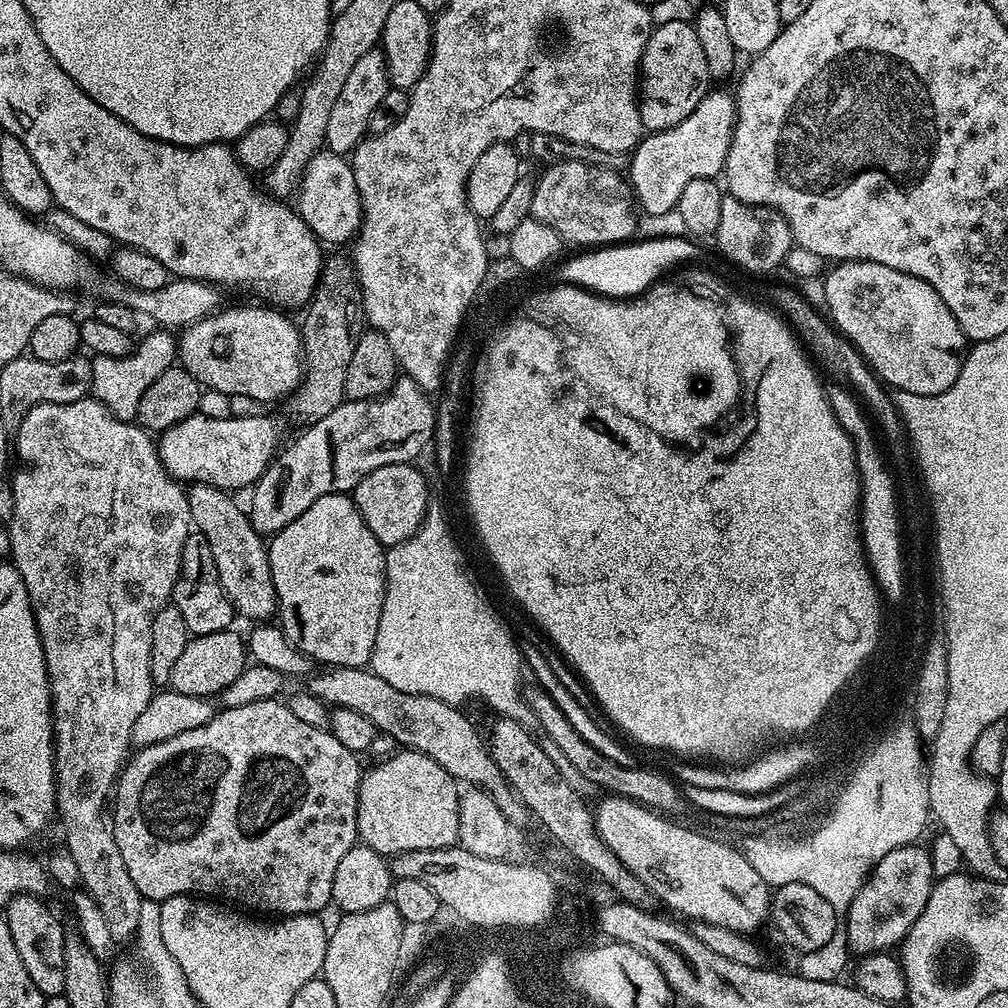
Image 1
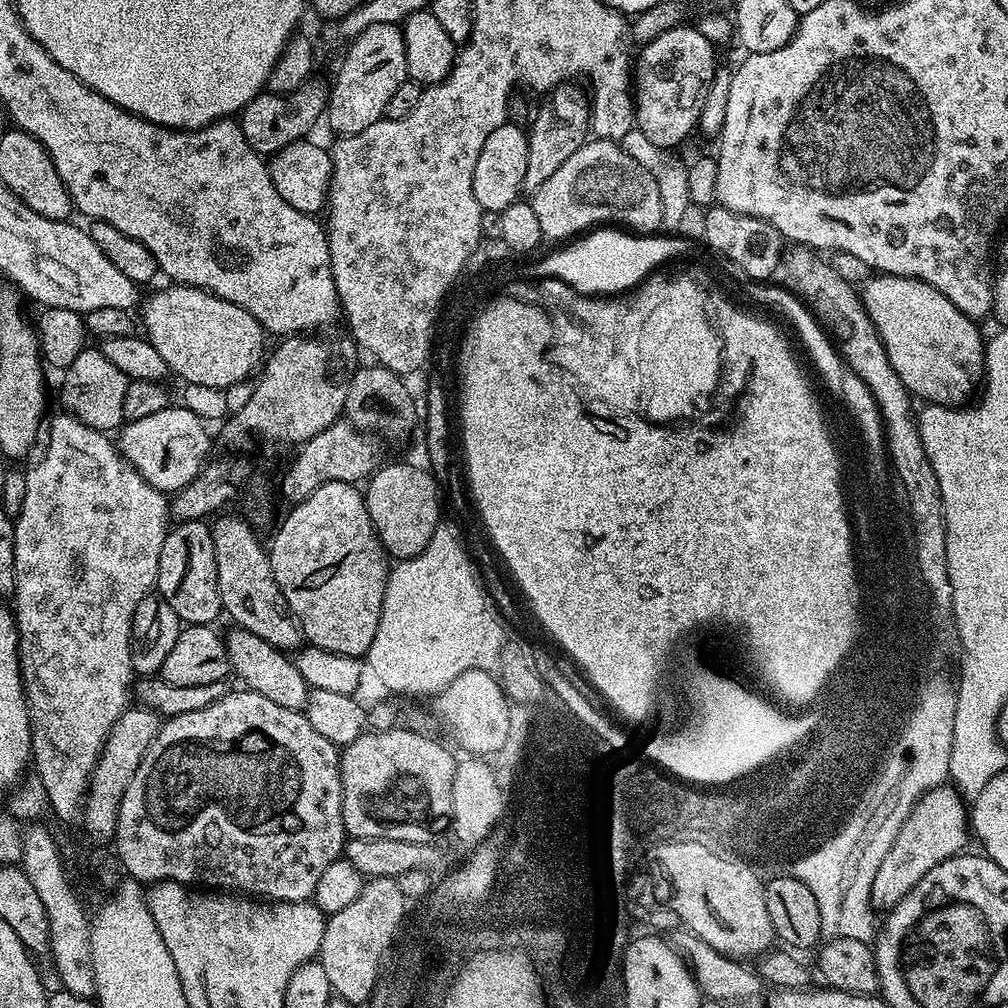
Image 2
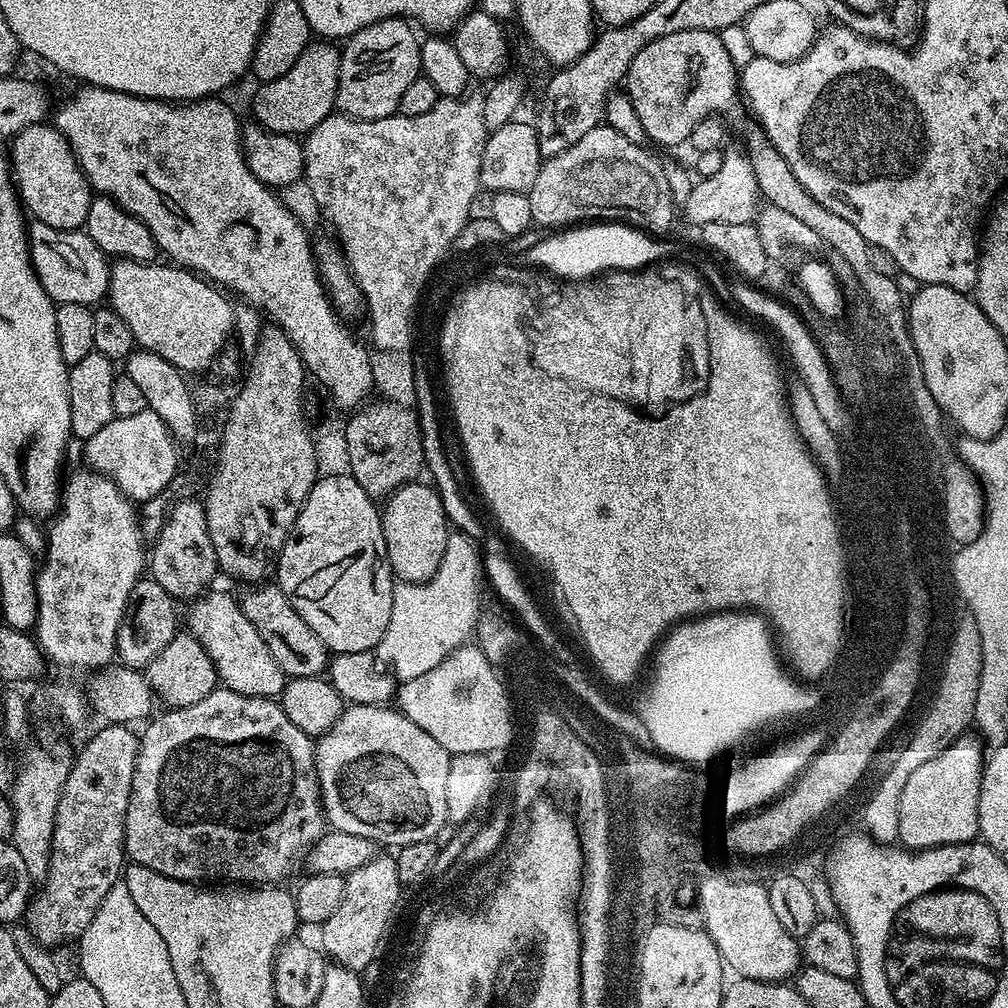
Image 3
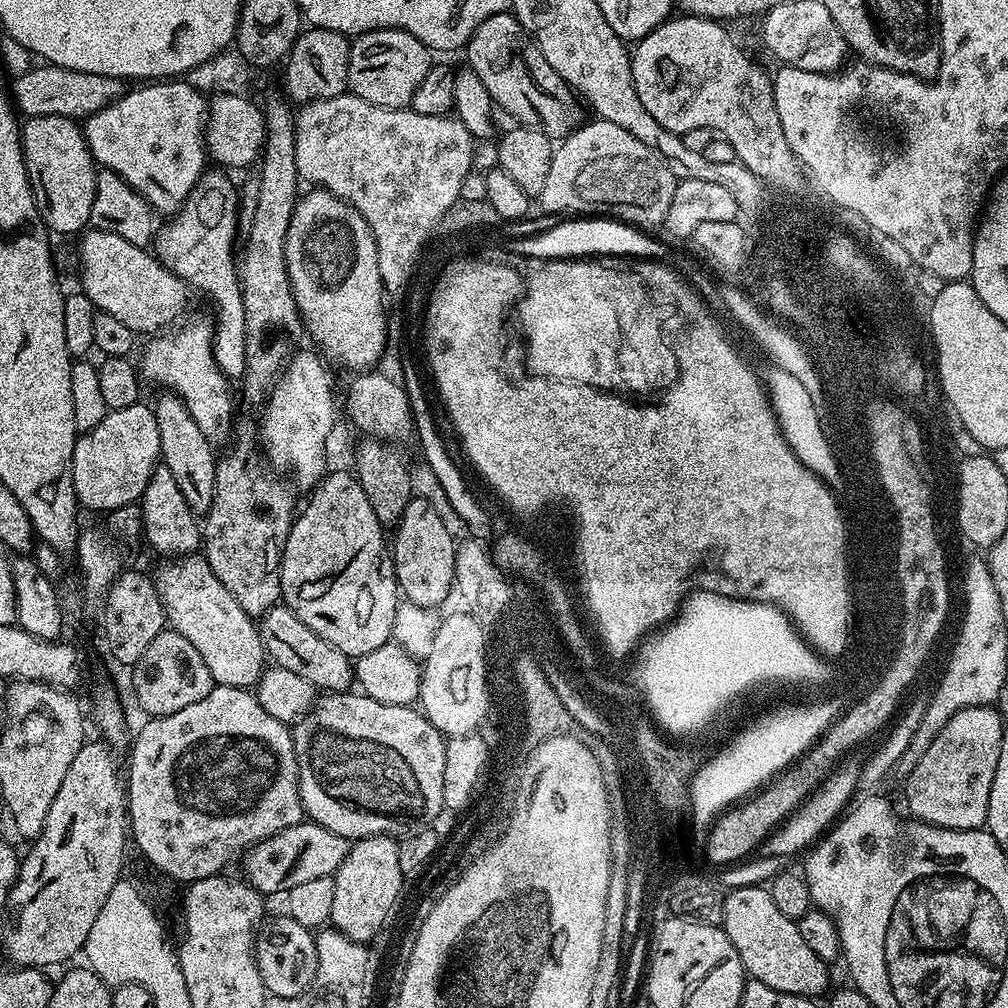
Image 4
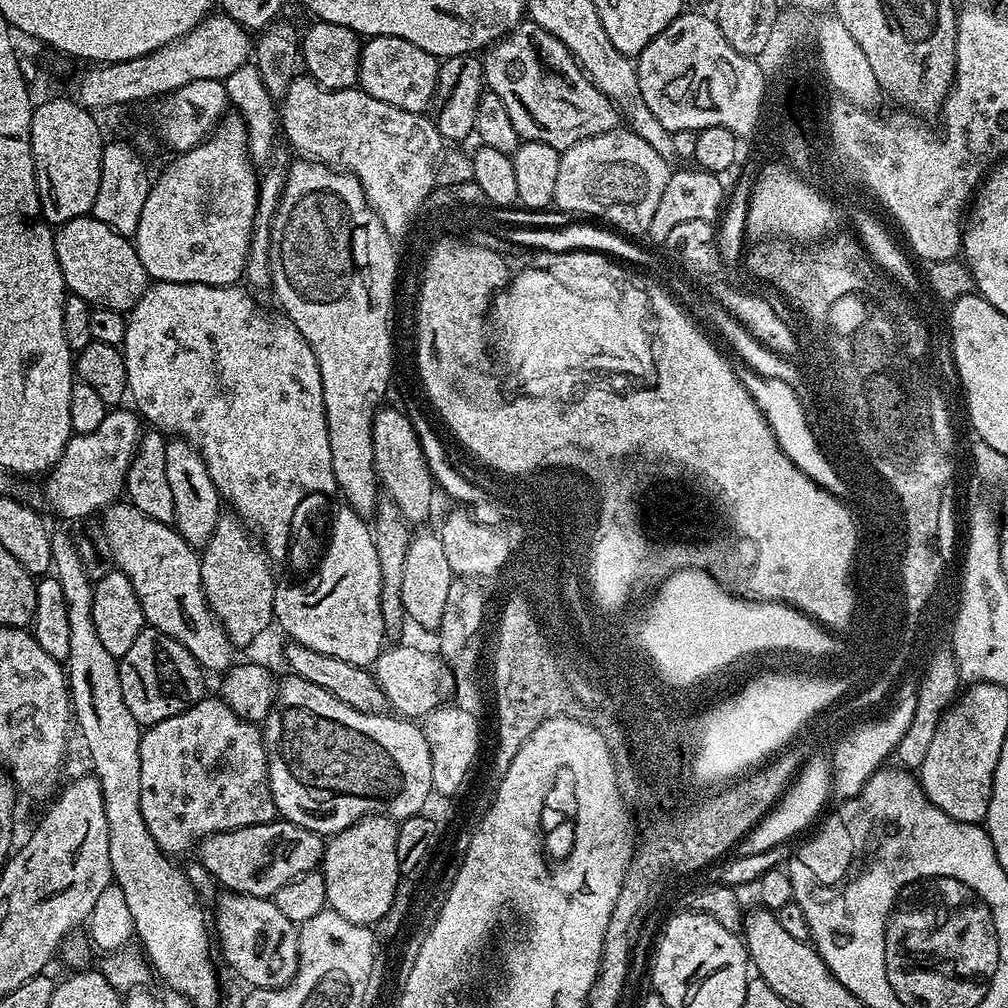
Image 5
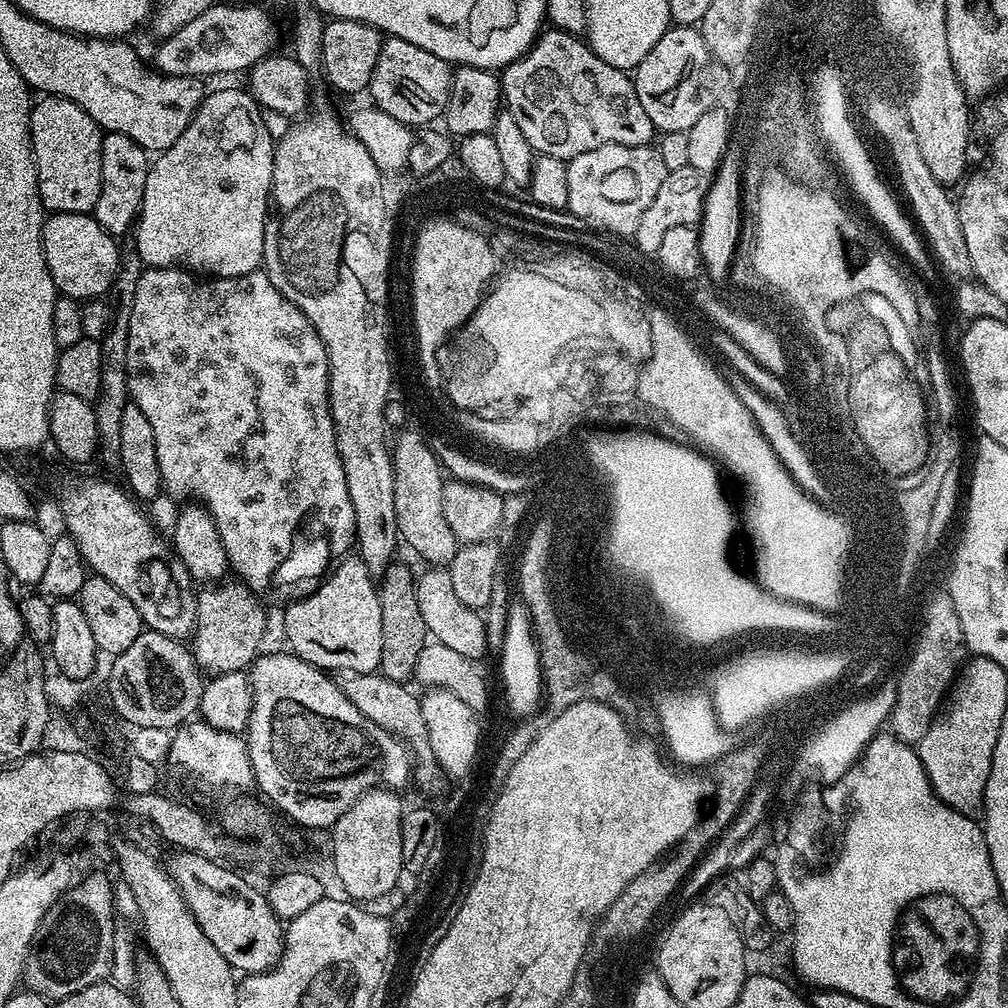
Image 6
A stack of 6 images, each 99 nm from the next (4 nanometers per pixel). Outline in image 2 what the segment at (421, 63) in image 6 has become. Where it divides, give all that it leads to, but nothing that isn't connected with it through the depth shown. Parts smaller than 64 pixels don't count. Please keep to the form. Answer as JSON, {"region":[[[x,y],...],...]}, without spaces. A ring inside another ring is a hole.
{"region":[[[395,24],[370,25],[347,45],[348,53],[336,72],[336,81],[330,84],[326,124],[336,131],[337,137],[362,134],[366,126],[385,119],[386,102],[394,90],[409,79],[406,62],[406,42],[401,29]]]}

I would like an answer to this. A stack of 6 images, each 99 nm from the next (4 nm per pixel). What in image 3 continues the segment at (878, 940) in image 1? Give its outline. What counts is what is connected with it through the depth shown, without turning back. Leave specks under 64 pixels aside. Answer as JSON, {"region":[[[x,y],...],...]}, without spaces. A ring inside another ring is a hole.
{"region":[[[971,735],[958,737],[950,747],[910,774],[898,802],[898,840],[903,847],[923,850],[940,844],[970,844],[980,836],[978,802],[986,748]]]}

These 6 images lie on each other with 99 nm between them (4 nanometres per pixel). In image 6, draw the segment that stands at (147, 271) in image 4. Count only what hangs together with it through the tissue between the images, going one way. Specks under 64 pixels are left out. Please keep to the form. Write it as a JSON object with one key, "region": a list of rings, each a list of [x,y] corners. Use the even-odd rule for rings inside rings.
{"region":[[[53,212],[44,221],[44,253],[46,266],[54,278],[54,286],[60,296],[68,296],[71,300],[98,300],[111,293],[112,285],[116,283],[116,275],[120,273],[120,257],[122,248],[119,248],[117,237],[112,236],[96,221],[95,215],[87,212]]]}

